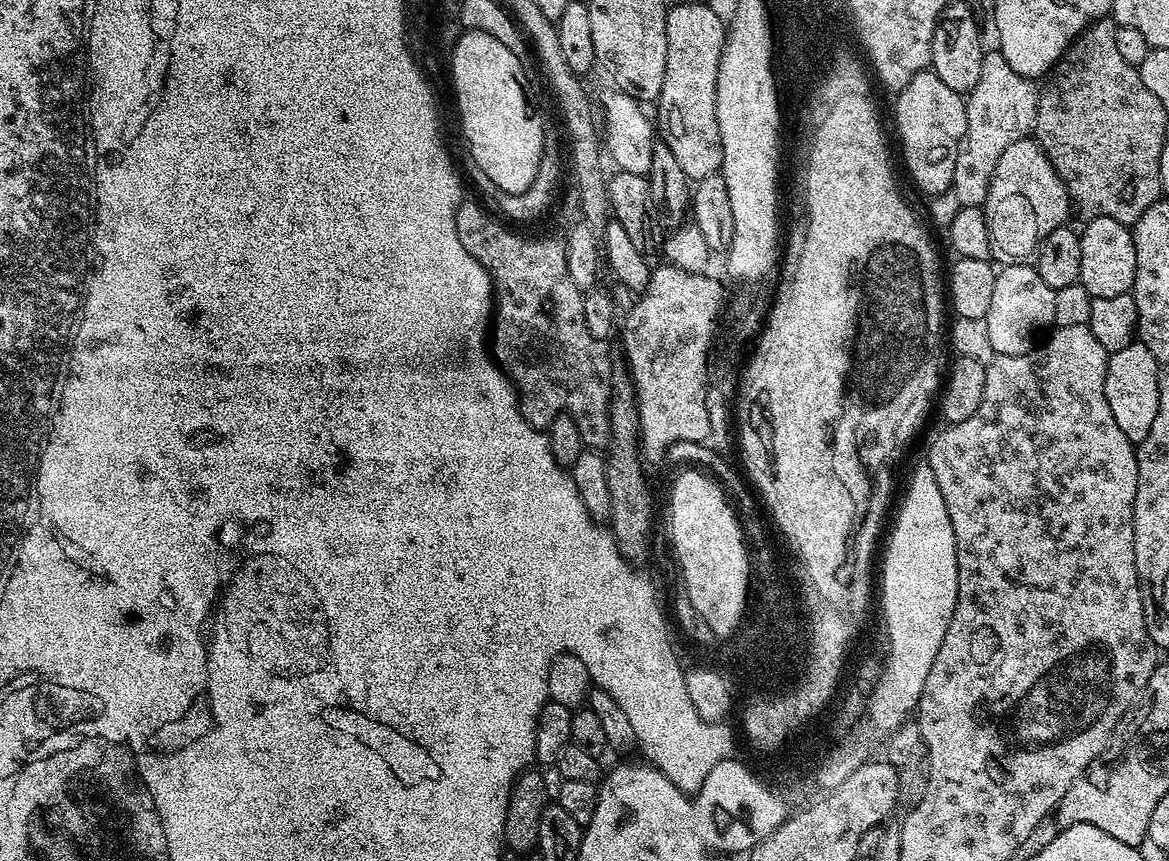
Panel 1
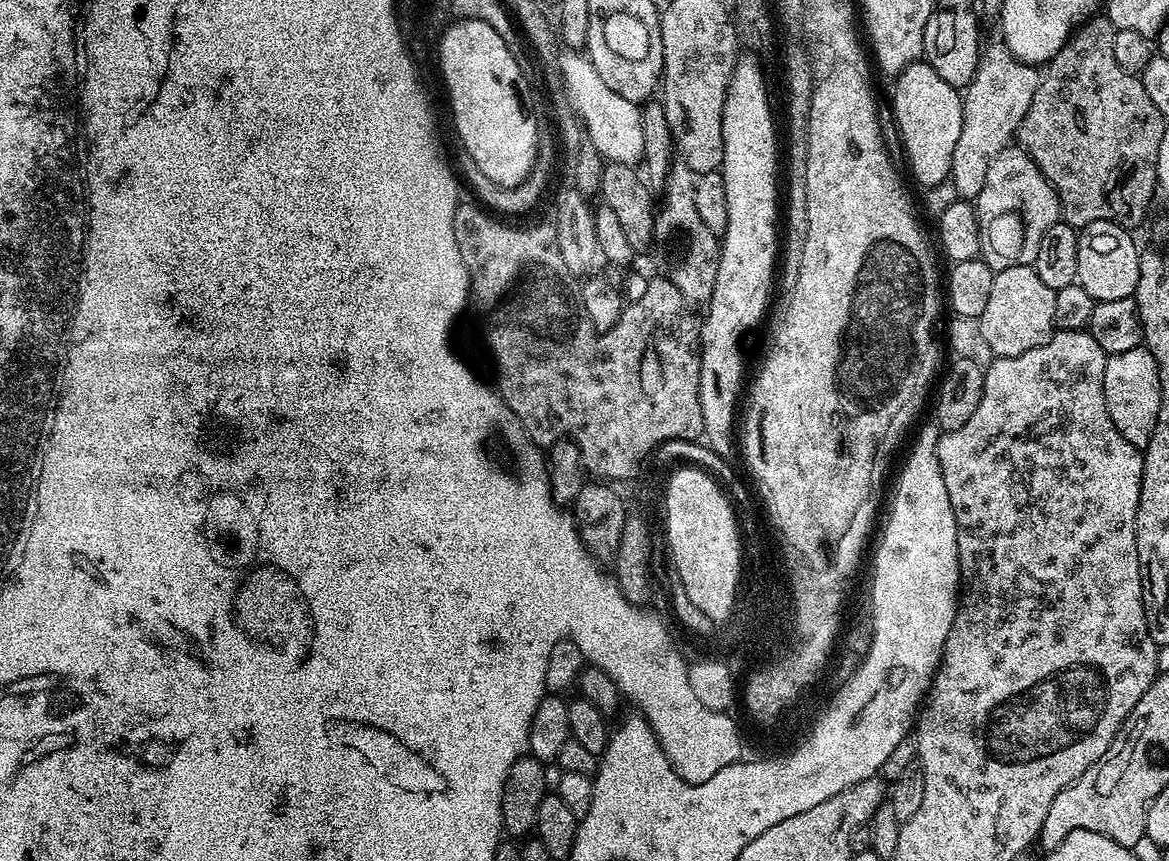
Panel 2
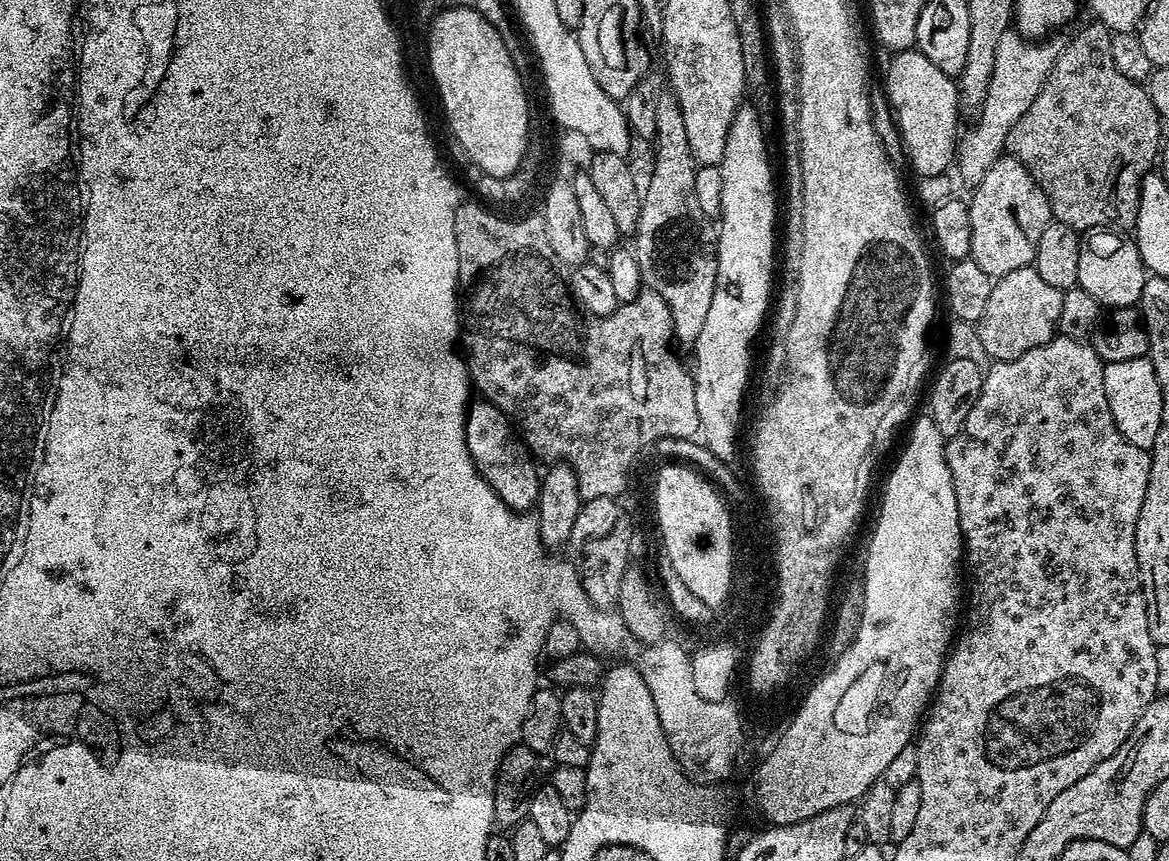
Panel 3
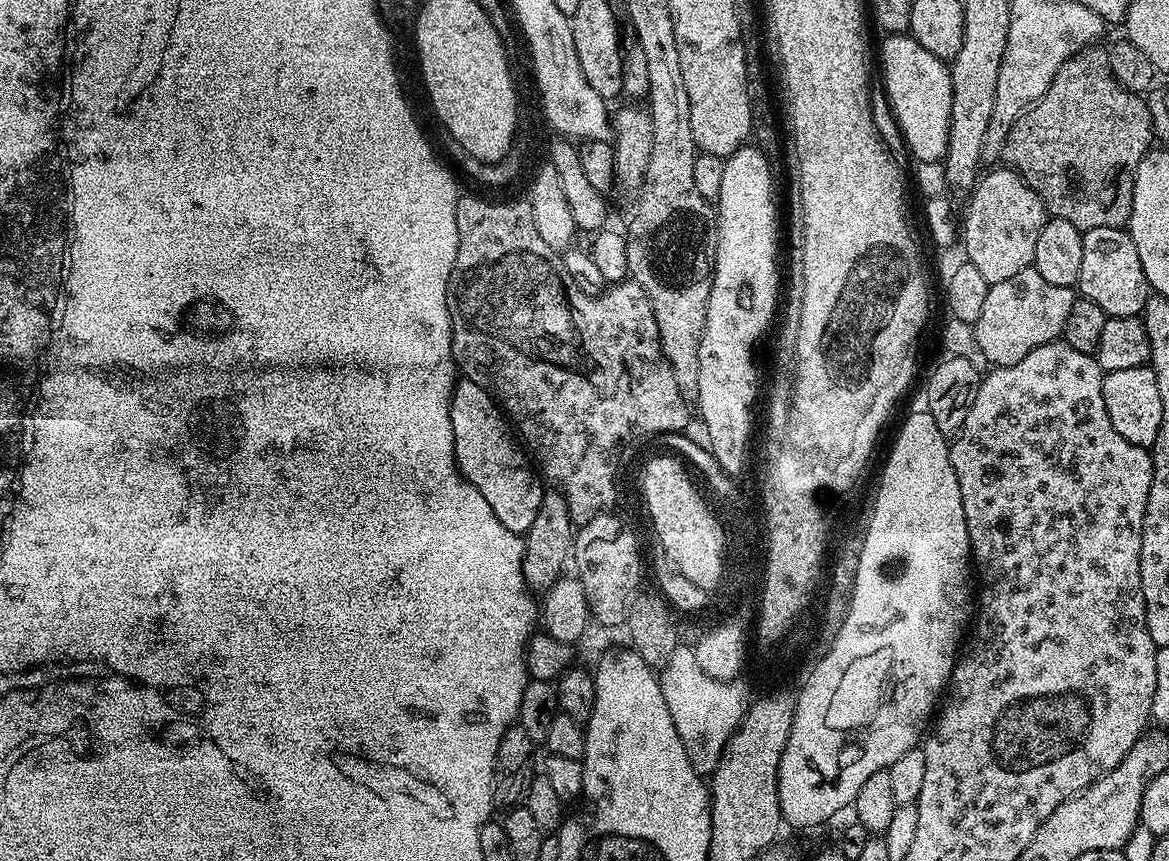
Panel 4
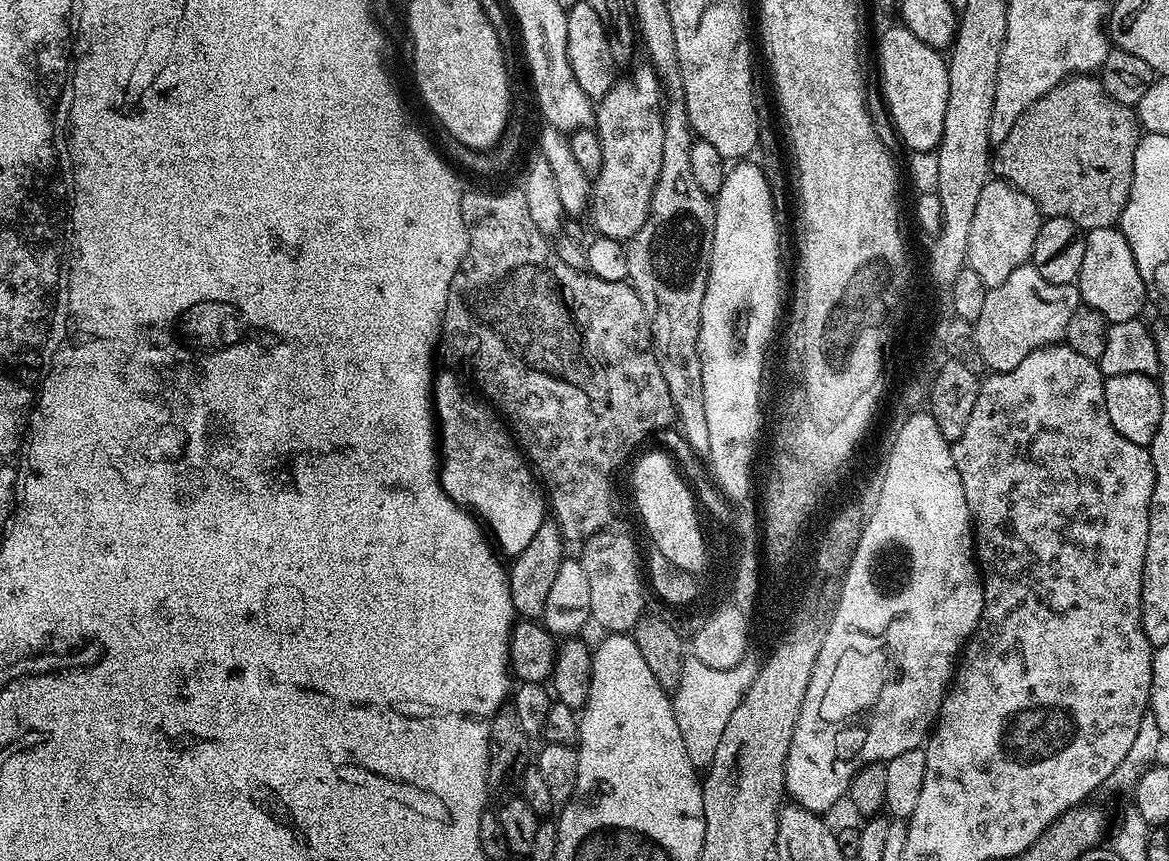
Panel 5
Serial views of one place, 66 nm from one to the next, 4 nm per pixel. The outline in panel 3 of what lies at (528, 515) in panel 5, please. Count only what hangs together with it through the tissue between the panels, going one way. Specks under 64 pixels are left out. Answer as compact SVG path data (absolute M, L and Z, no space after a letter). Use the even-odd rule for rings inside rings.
M473 403L469 407L464 421L466 446L470 450L470 458L475 462L480 477L496 491L506 507L514 512L527 513L535 509L536 499L540 493L542 476L539 471L536 473L537 461L518 435L513 421L492 404L479 403Z

